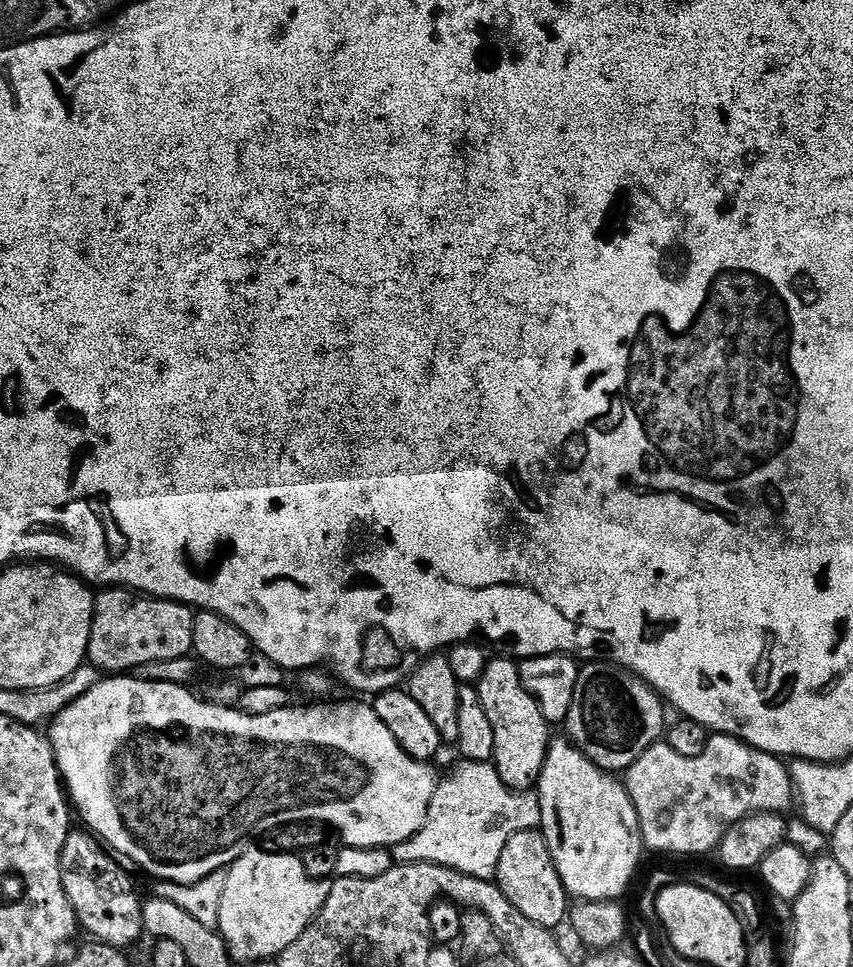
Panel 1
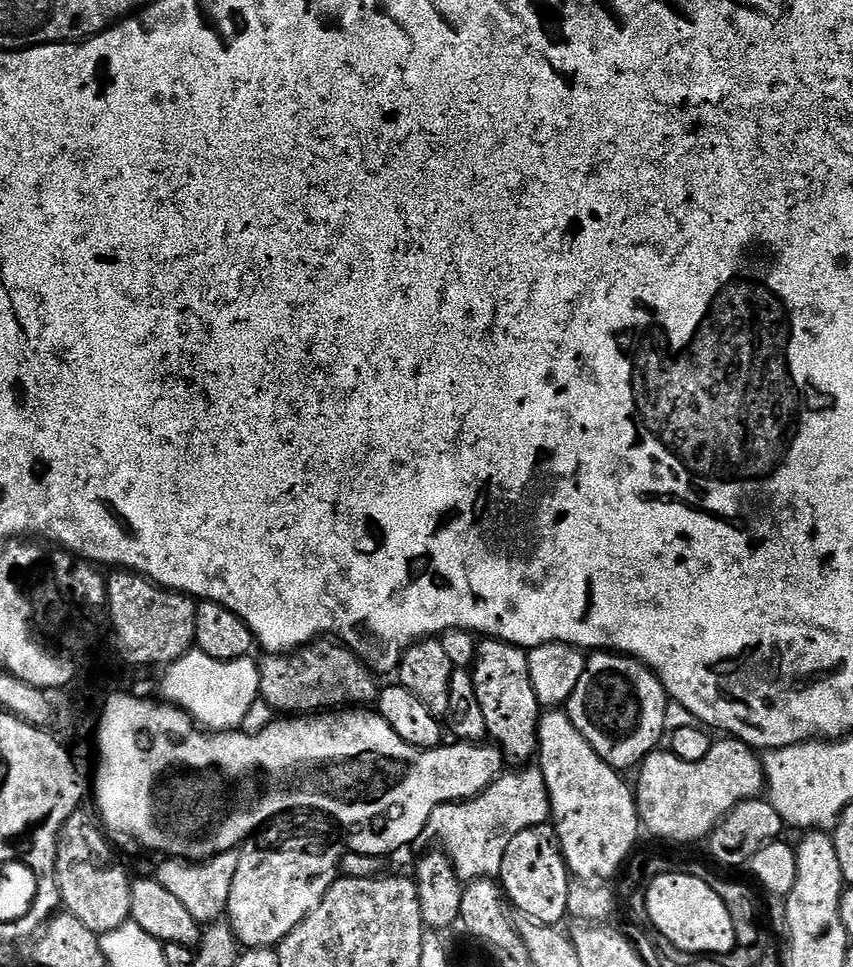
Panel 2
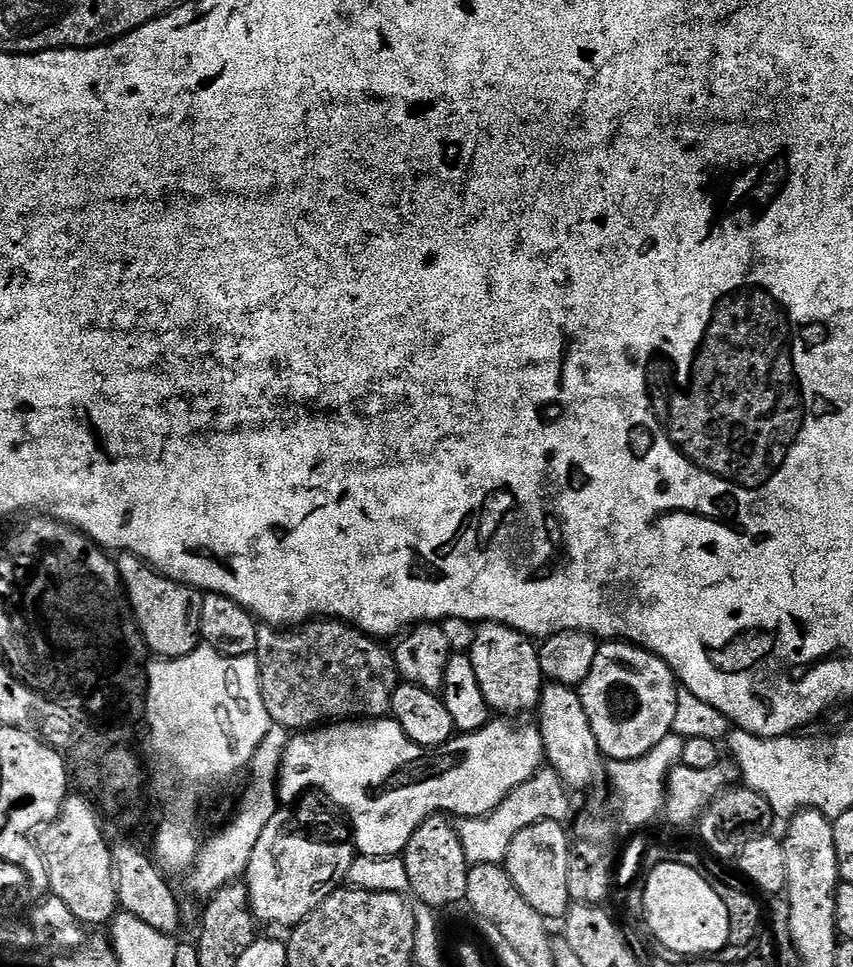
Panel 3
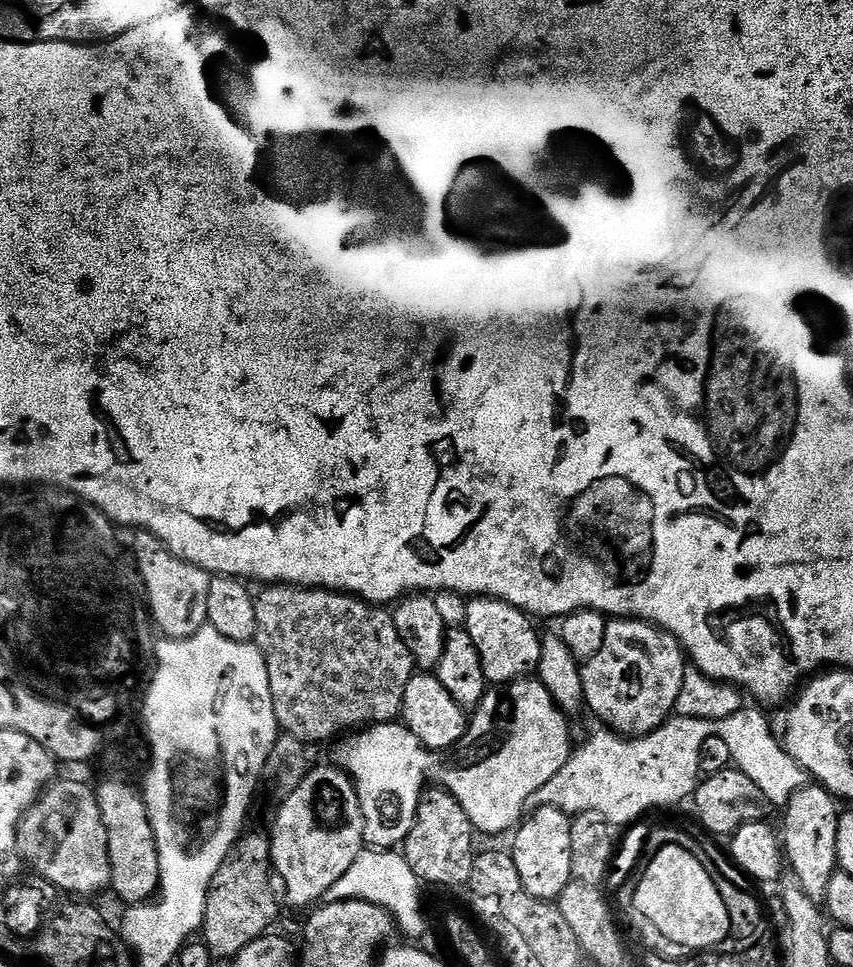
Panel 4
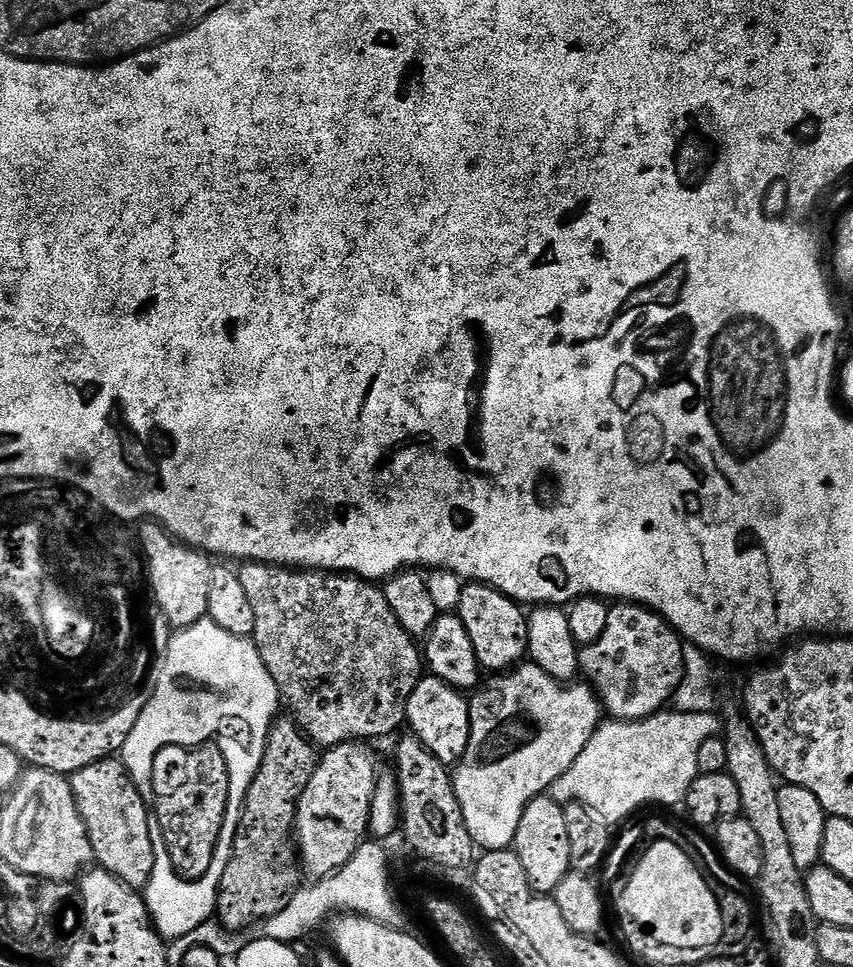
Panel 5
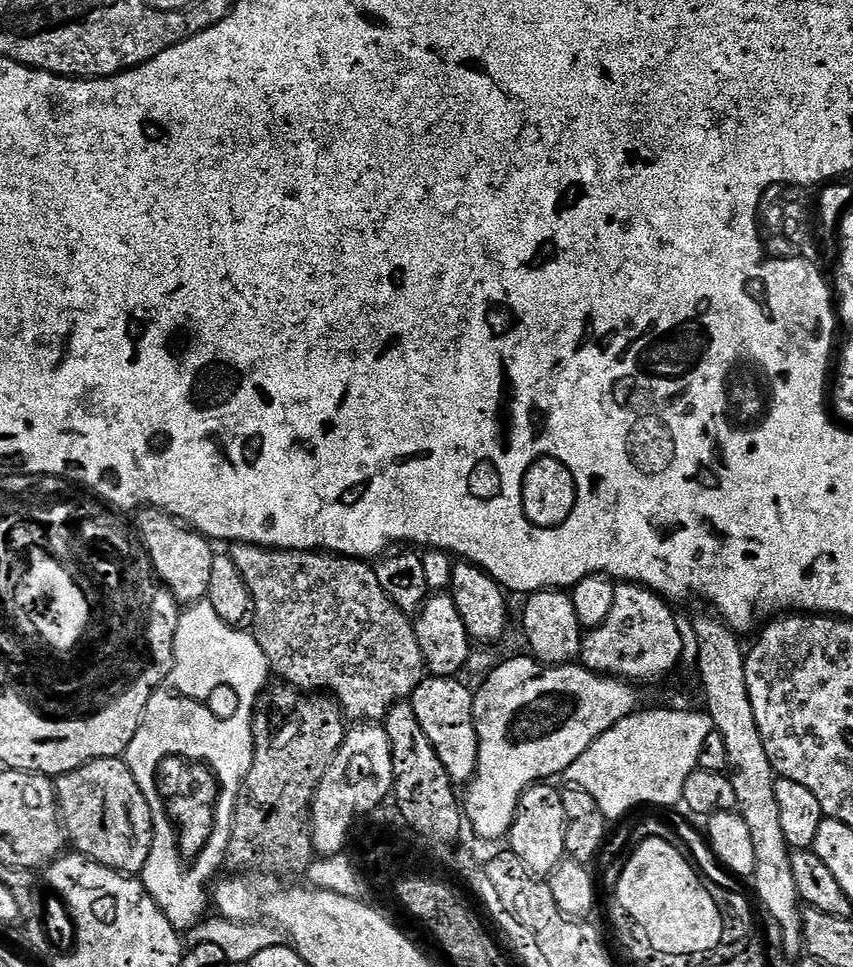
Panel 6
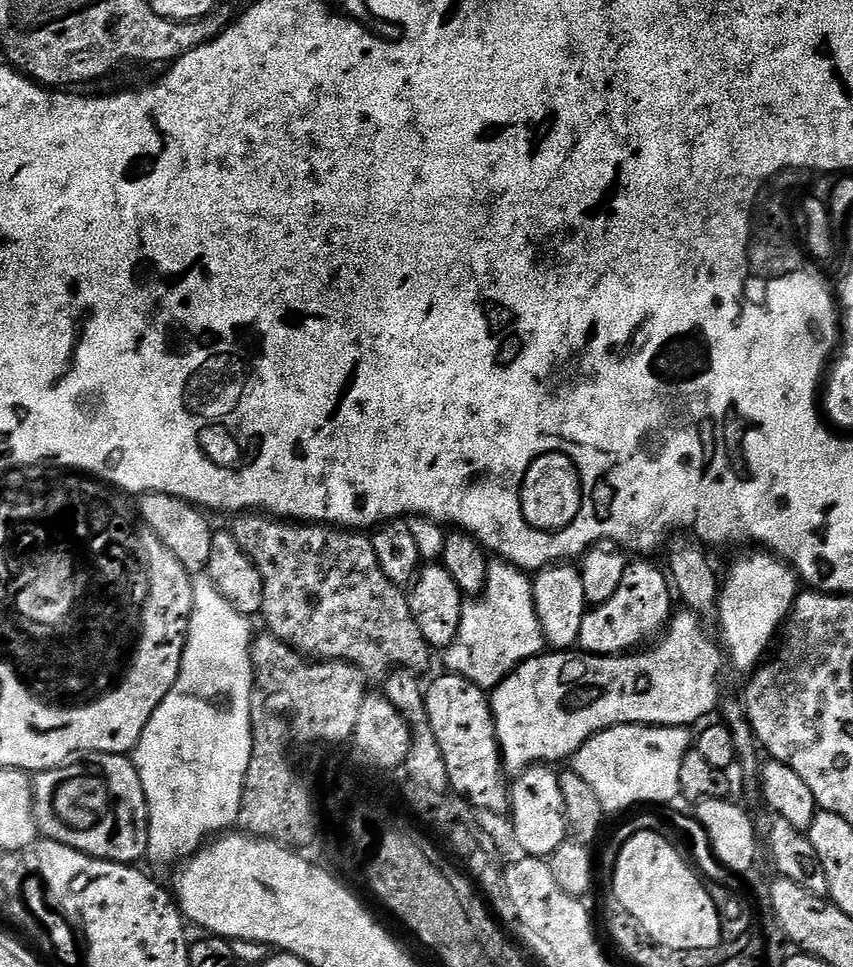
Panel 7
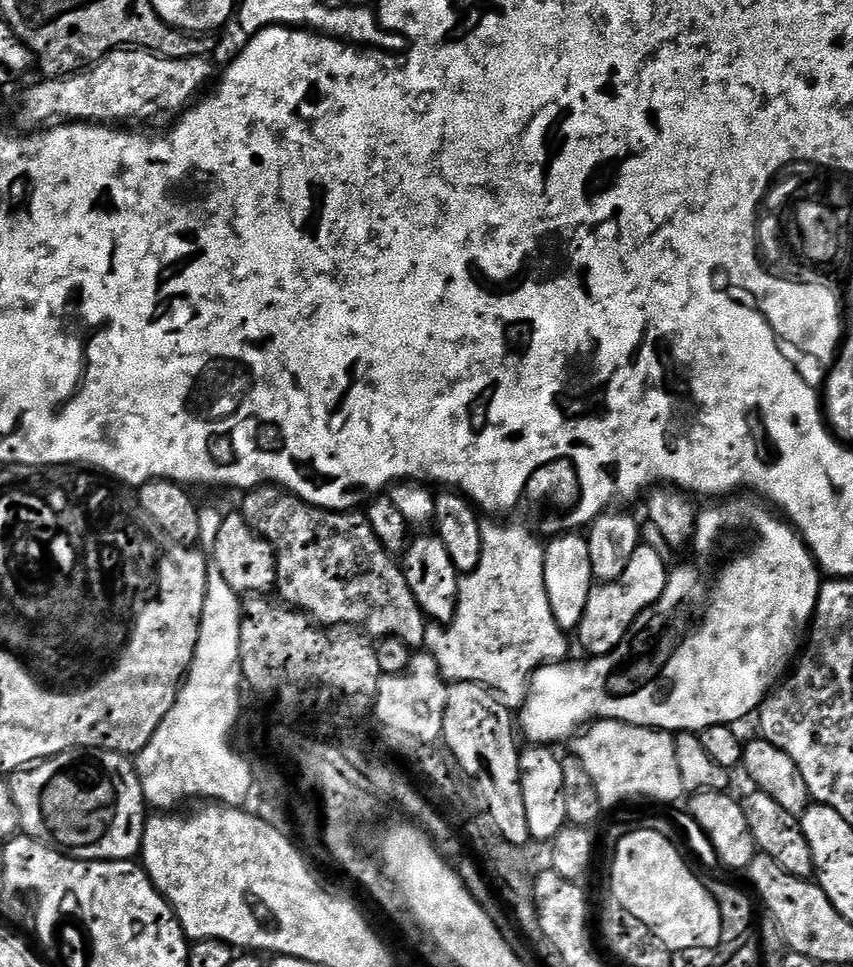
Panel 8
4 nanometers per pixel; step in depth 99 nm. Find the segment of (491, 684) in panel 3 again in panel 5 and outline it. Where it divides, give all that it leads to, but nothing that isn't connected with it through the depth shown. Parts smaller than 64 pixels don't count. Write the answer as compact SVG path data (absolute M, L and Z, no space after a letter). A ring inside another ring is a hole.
M465 583L458 615L462 618L462 626L466 626L466 634L470 634L470 643L474 646L481 669L488 671L489 668L492 674L503 674L517 667L528 656L528 617L525 609L491 584Z

